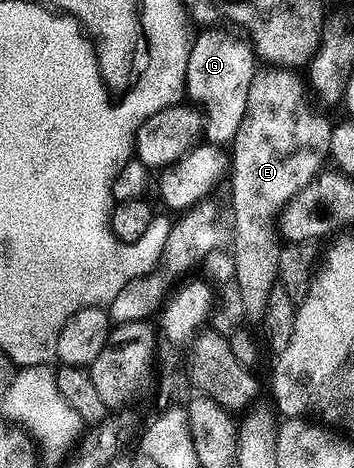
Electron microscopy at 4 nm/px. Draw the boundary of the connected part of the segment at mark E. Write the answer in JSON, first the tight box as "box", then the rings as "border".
{"box":[230,67,333,318],"border":[[[279,67],[257,68],[254,83],[250,85],[250,99],[246,105],[244,123],[236,132],[236,138],[230,142],[230,221],[234,226],[230,249],[236,252],[232,257],[232,273],[236,276],[235,292],[243,299],[244,312],[249,318],[263,318],[270,291],[280,276],[282,233],[278,228],[278,218],[285,207],[291,205],[296,196],[316,180],[316,176],[330,161],[328,152],[333,122],[315,113],[311,104],[313,105],[313,102],[306,92],[305,78],[299,72]]]}

